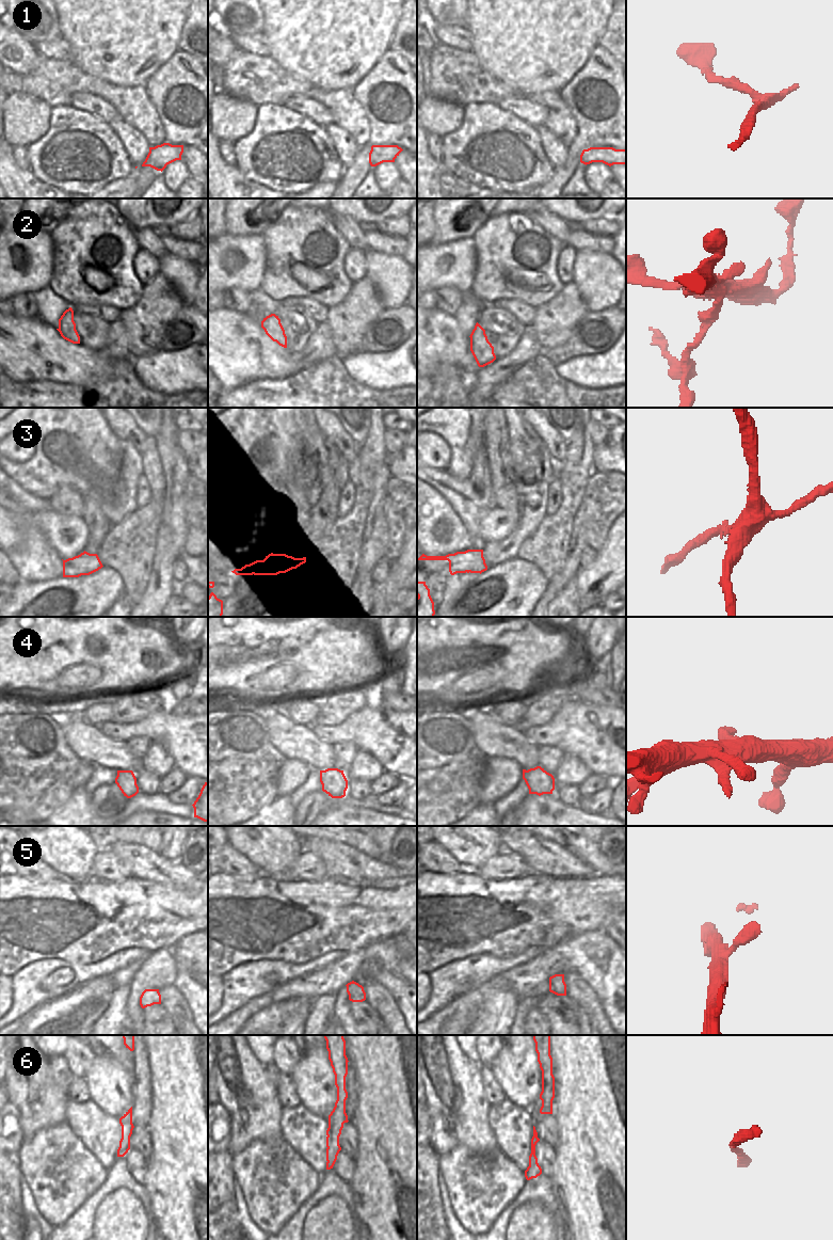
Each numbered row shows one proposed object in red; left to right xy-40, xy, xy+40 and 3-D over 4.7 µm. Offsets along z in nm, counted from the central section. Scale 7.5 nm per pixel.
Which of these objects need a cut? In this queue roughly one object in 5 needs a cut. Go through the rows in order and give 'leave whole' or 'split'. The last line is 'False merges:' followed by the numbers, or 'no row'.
1: leave whole
2: split
3: leave whole
4: leave whole
5: leave whole
6: leave whole
False merges: 2

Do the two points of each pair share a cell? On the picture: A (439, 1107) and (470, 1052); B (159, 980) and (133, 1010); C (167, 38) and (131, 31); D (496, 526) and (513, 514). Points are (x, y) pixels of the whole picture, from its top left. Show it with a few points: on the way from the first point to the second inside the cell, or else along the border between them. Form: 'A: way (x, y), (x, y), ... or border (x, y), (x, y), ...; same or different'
A: border (458, 1046), (468, 1058), (479, 1063); different
B: way (149, 980), (134, 994), (133, 1000); same
C: way (159, 35), (144, 35), (140, 33); same
D: way (500, 524), (509, 518); same

